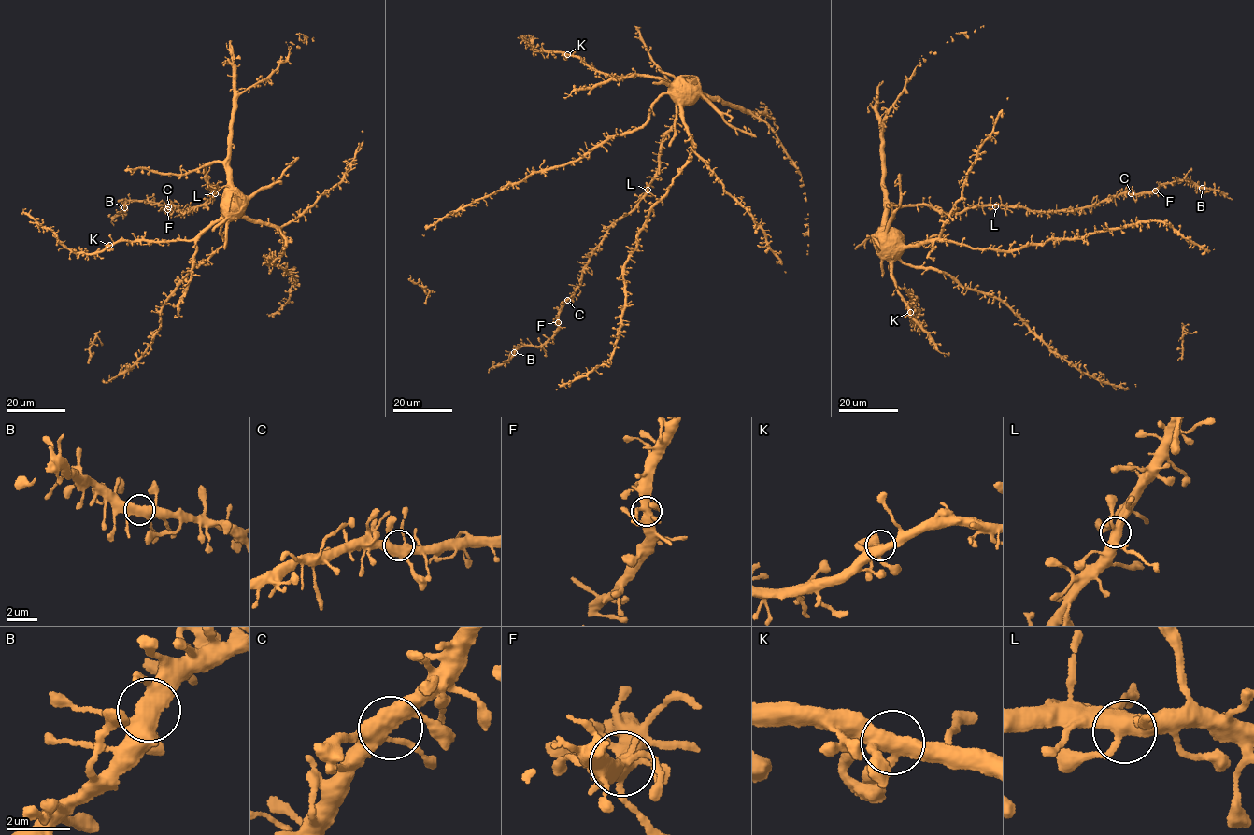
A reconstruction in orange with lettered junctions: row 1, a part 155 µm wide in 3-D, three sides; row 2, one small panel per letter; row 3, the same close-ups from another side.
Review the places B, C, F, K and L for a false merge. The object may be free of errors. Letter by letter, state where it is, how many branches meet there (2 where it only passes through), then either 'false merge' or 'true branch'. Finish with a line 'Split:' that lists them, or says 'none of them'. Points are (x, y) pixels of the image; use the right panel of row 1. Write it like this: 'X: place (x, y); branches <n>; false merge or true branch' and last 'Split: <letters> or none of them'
B: place (1202, 188); branches 5; true branch
C: place (1131, 193); branches 5; true branch
F: place (1155, 191); branches 5; true branch
K: place (910, 312); branches 5; true branch
L: place (995, 206); branches 5; true branch
Split: none of them

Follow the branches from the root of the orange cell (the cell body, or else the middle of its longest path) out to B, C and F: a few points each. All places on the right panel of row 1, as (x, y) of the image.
B: (891, 233), (890, 203), (947, 212), (991, 205), (1073, 212), (1173, 181), (1202, 188)
C: (891, 233), (886, 222), (890, 203), (906, 206), (925, 204), (947, 212), (991, 205), (1073, 212), (1131, 193)
F: (891, 233), (886, 222), (890, 203), (925, 204), (947, 212), (991, 205), (1073, 212), (1121, 194), (1155, 191)

